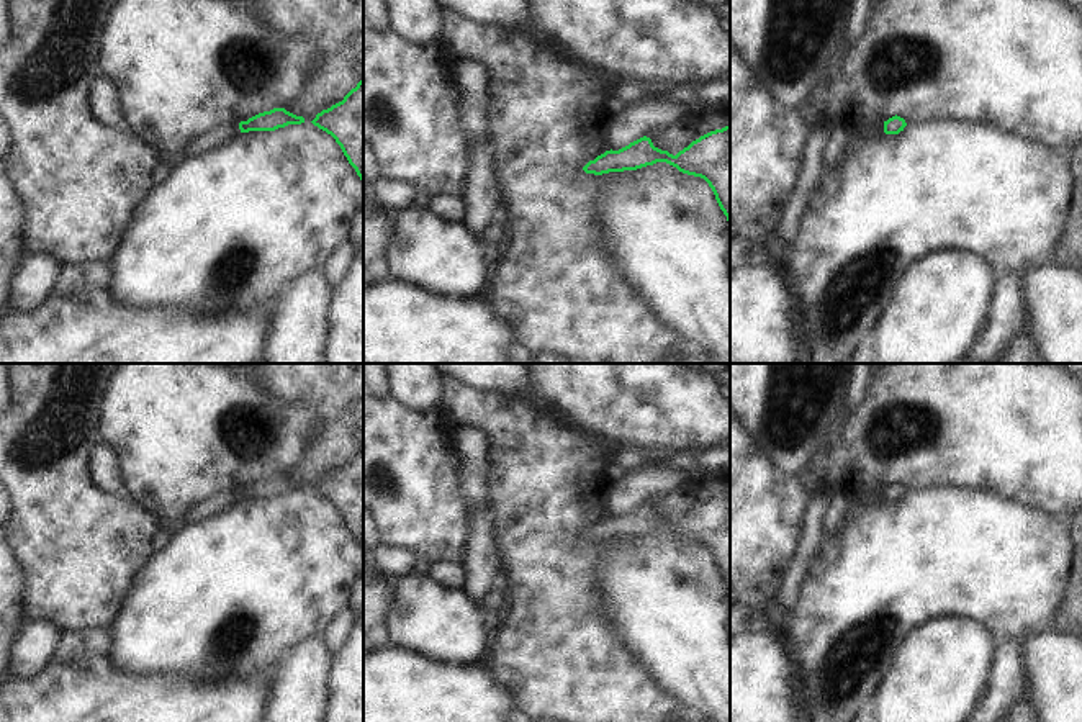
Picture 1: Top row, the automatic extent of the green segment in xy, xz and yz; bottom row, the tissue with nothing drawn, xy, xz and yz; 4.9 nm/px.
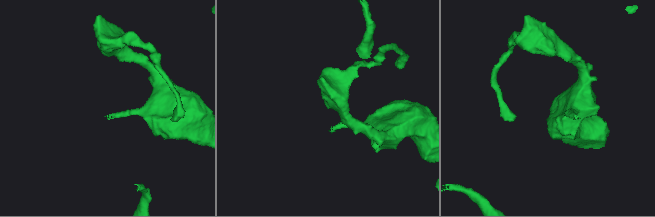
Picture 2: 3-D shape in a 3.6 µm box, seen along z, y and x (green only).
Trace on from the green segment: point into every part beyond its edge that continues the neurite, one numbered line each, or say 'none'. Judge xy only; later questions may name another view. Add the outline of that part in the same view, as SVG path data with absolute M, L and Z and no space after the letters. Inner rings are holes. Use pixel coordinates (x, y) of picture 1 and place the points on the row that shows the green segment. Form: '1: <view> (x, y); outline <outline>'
1: xy (220, 135); outline M239 123L218 124L205 131L198 138L192 139L190 142L187 142L178 152L165 154L165 160L170 165L175 165L185 157L195 157L198 154L213 151L214 147L229 142L239 133L241 133Z

